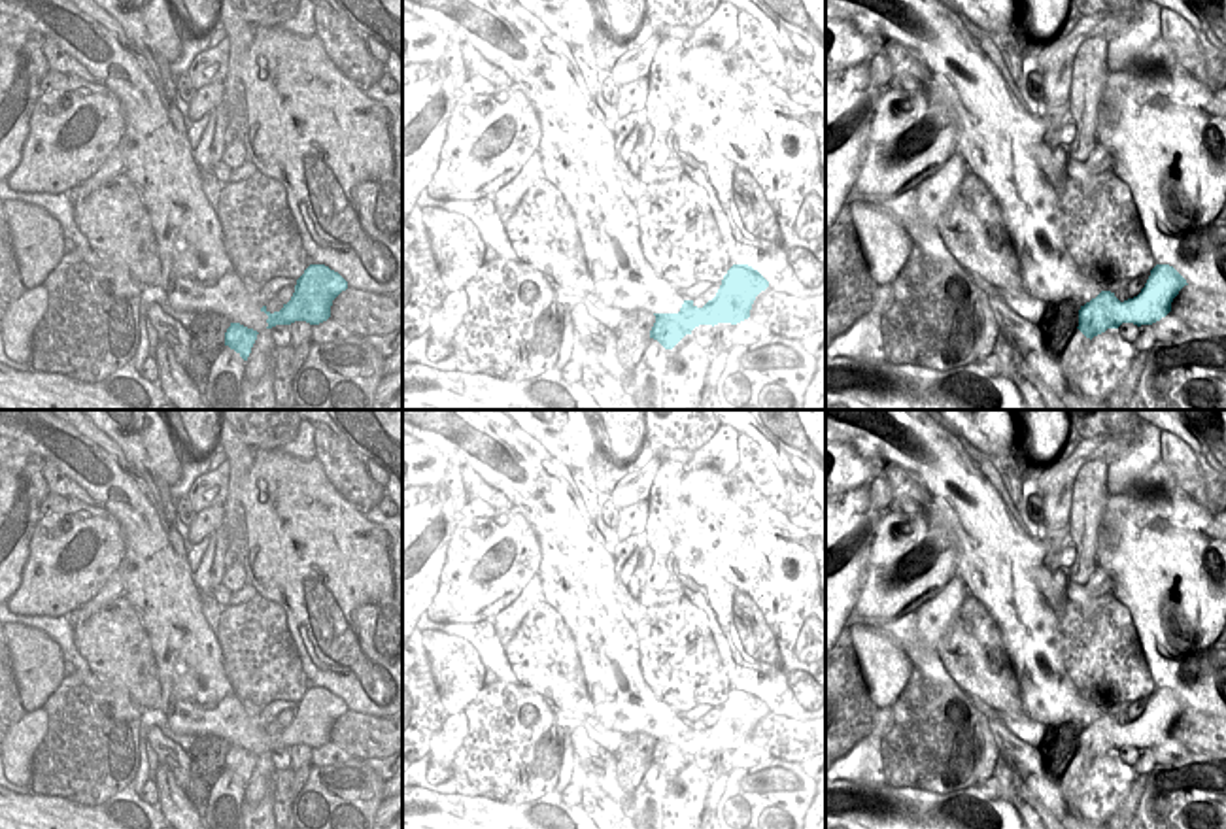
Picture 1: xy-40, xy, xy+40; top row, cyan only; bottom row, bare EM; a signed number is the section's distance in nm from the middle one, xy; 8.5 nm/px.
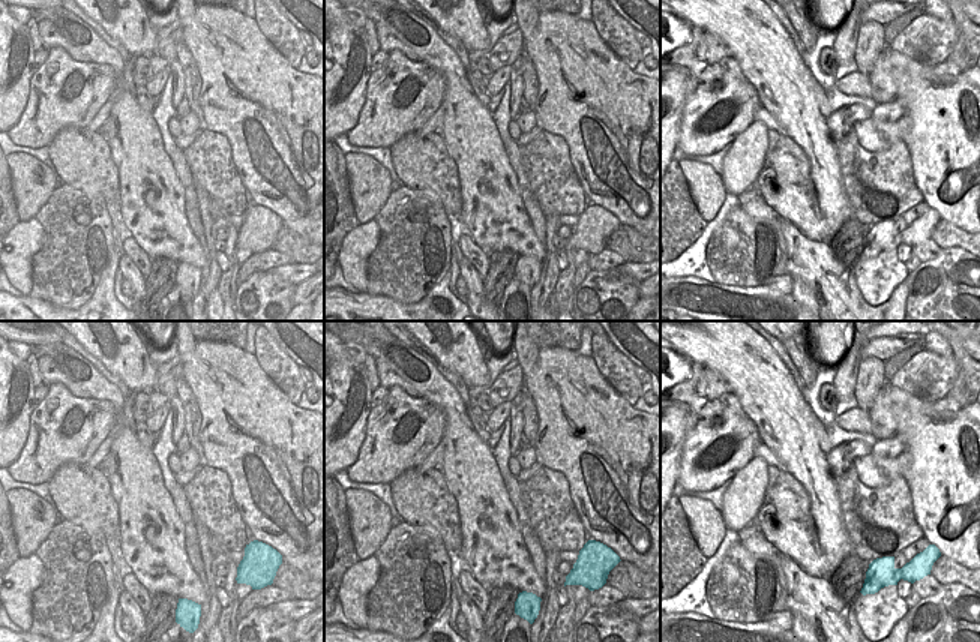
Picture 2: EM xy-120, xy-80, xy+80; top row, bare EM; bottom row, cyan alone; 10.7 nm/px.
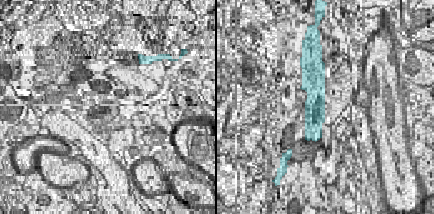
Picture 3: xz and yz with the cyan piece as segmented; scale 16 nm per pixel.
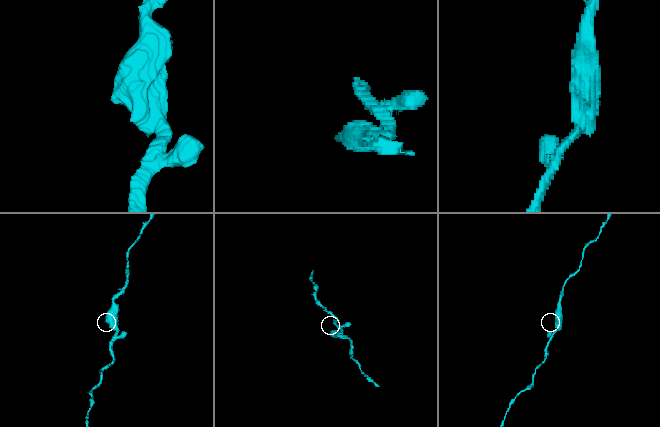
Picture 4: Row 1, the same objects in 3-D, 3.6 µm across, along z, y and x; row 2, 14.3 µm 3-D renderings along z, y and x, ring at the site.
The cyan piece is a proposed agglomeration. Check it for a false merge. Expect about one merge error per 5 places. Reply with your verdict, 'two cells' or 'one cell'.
one cell

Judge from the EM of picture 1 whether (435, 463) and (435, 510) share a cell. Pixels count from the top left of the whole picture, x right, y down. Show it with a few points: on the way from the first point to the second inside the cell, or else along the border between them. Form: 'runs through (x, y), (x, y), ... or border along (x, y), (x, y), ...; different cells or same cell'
border along (422, 478), (444, 480); different cells

